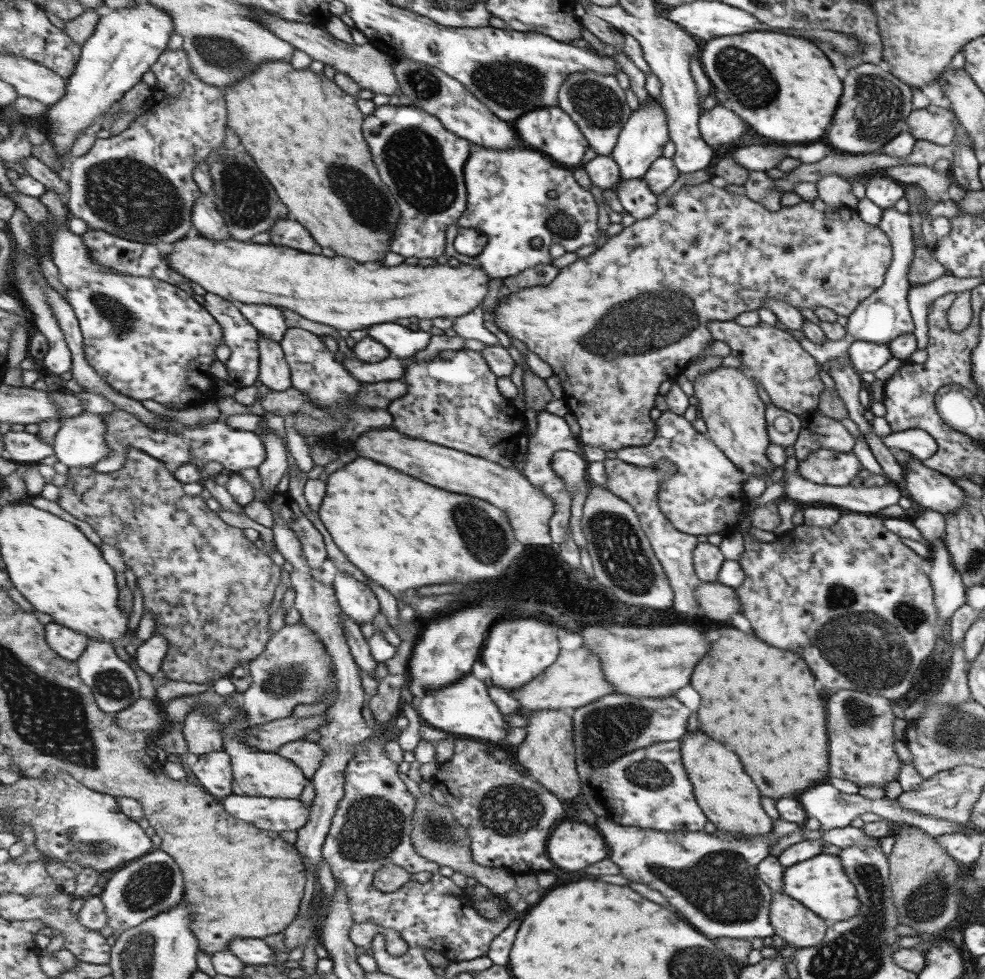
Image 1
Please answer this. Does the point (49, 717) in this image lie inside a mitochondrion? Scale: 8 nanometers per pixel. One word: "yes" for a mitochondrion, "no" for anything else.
yes

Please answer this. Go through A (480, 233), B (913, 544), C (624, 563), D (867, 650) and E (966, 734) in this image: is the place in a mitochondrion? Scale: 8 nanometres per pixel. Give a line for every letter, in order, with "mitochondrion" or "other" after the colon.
A: other
B: other
C: mitochondrion
D: mitochondrion
E: mitochondrion

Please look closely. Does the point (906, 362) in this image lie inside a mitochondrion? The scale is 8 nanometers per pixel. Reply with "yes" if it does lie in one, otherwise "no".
no

